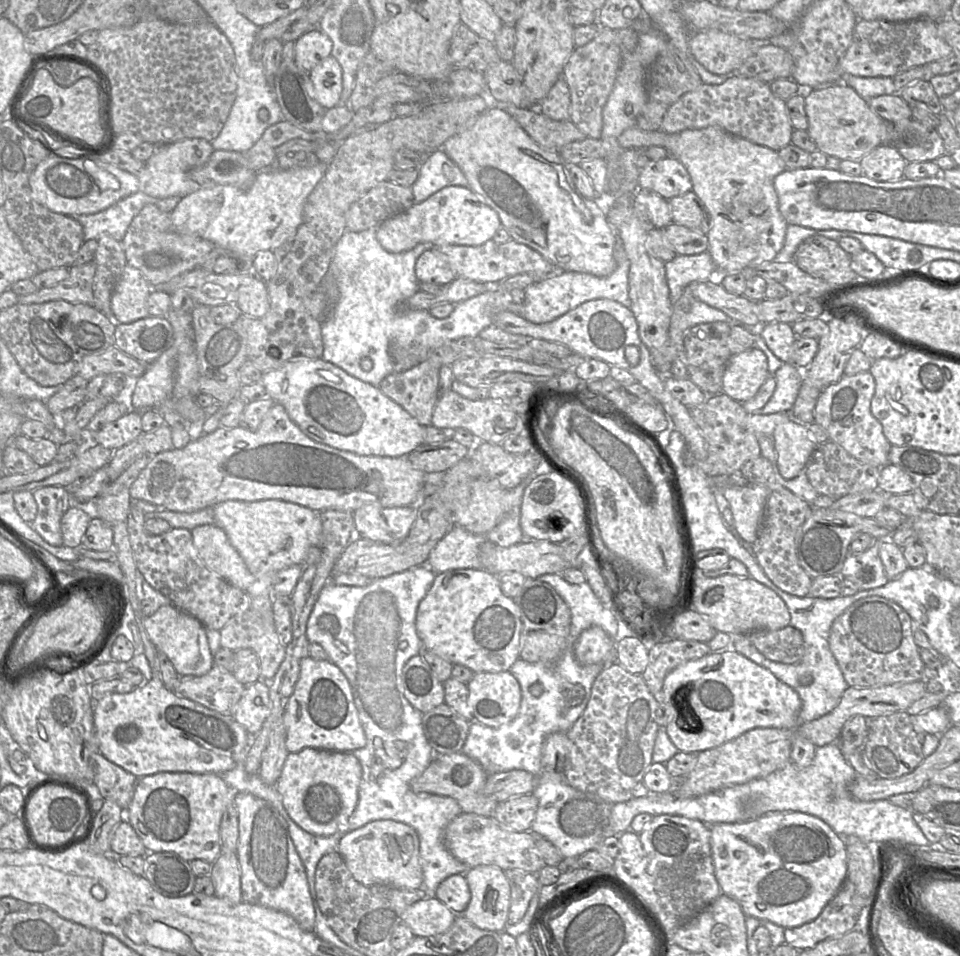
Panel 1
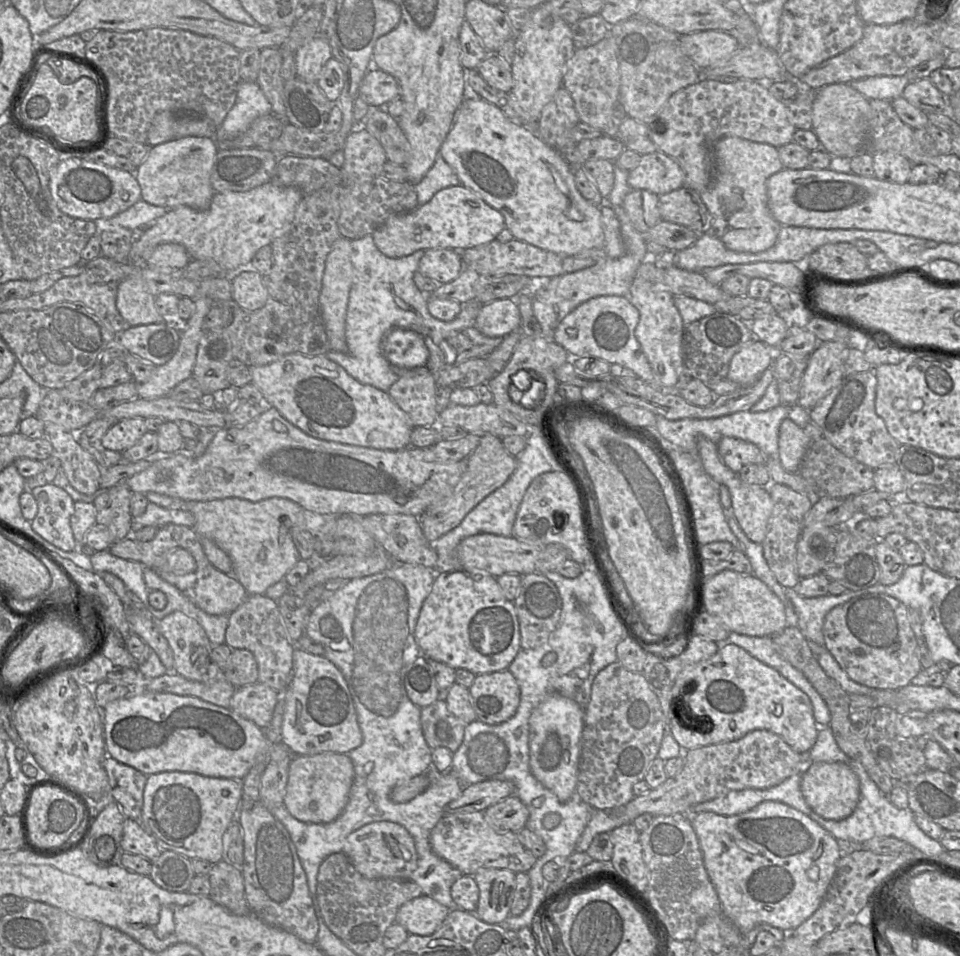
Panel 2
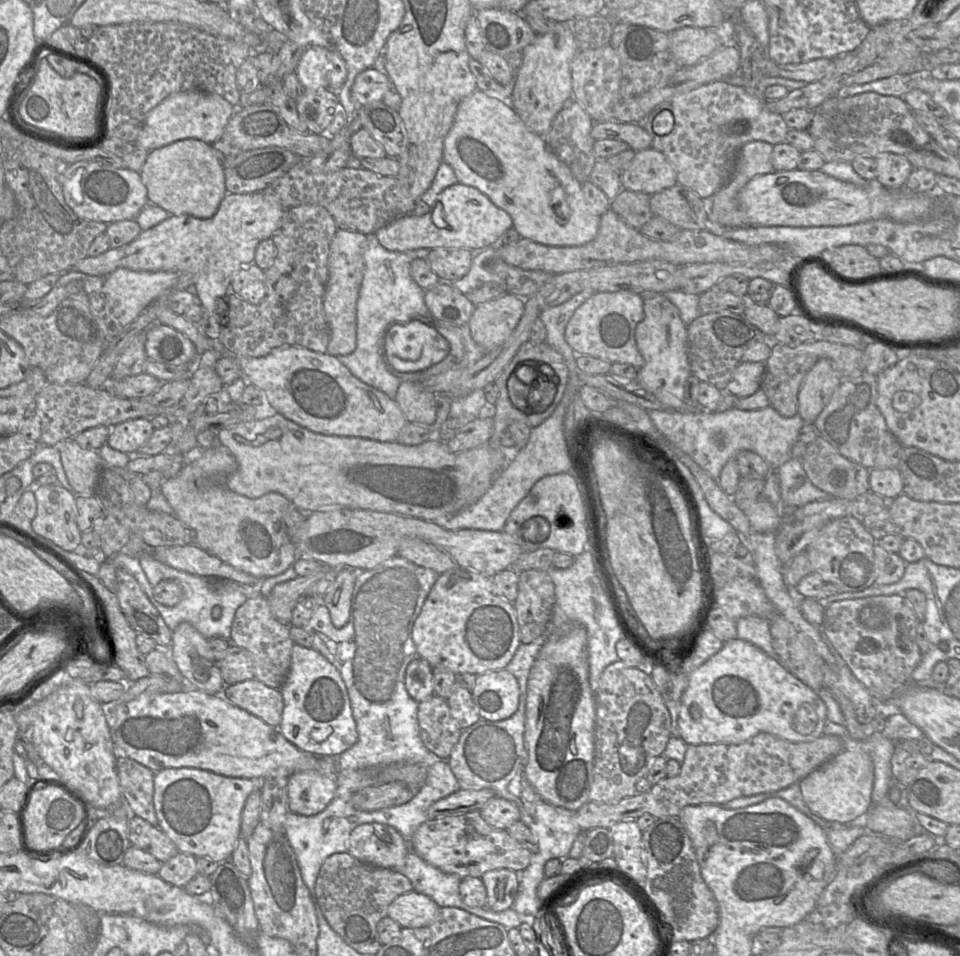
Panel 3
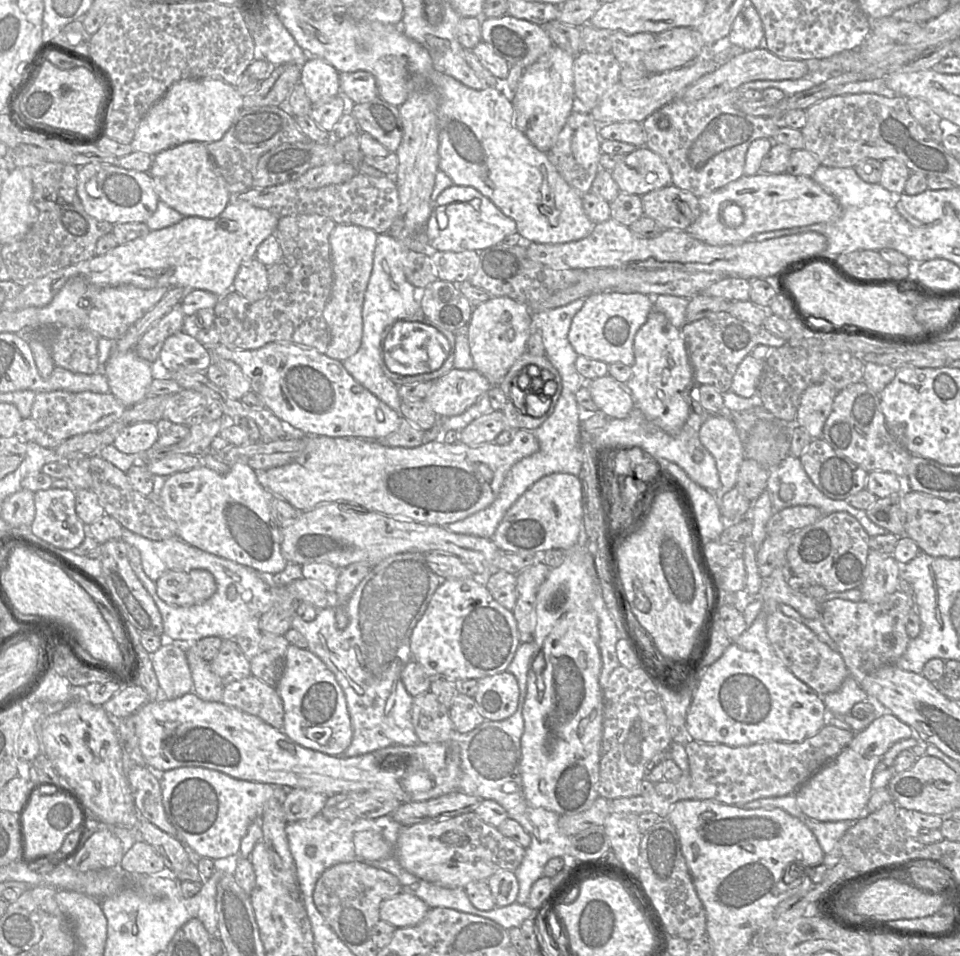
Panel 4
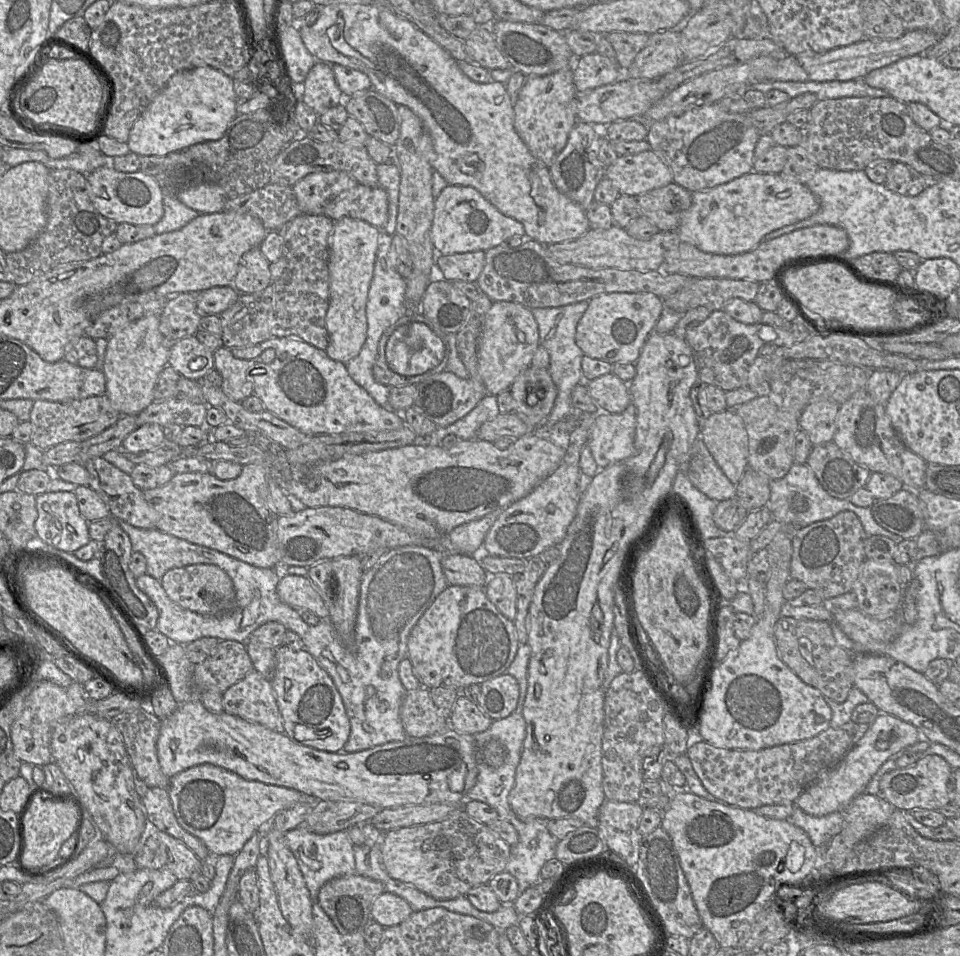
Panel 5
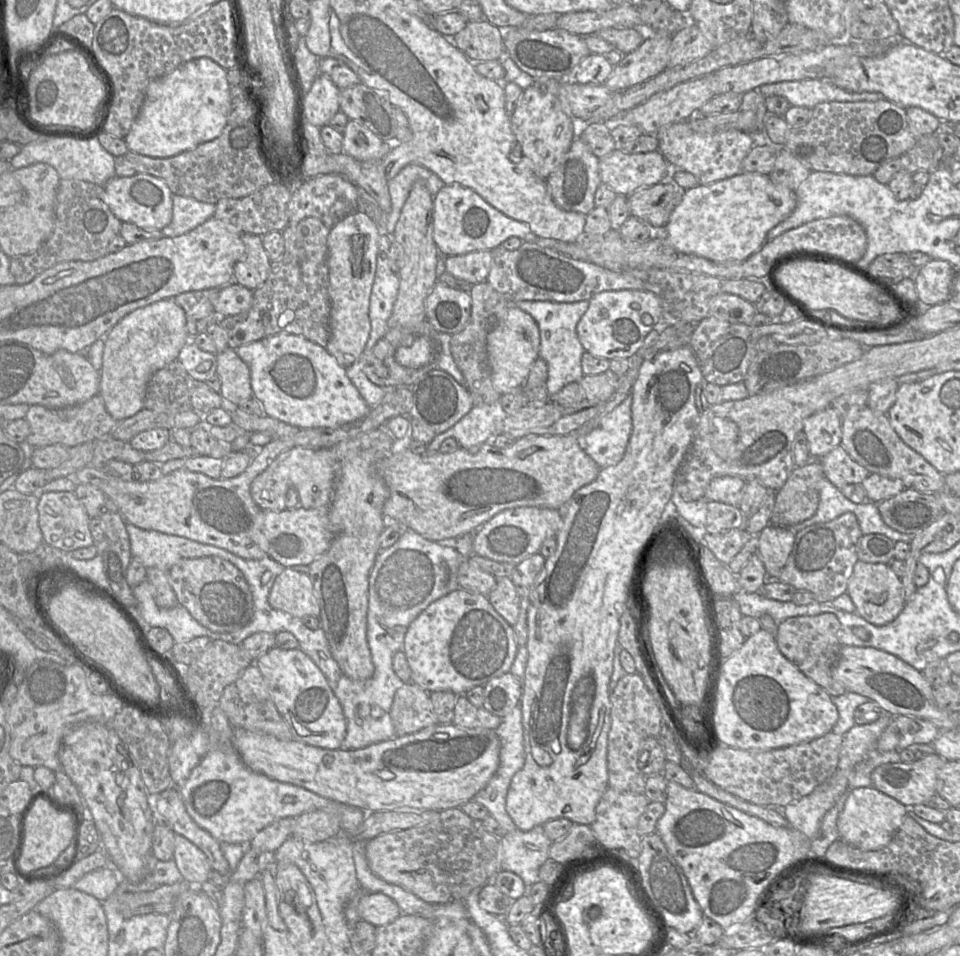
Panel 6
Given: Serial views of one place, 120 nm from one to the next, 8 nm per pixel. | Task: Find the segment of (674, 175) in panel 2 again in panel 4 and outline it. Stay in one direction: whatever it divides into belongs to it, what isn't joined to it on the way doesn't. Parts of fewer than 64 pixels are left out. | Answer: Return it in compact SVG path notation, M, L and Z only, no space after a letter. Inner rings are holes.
M645 146L625 155L610 172L620 192L626 194L643 196L672 184L668 165Z

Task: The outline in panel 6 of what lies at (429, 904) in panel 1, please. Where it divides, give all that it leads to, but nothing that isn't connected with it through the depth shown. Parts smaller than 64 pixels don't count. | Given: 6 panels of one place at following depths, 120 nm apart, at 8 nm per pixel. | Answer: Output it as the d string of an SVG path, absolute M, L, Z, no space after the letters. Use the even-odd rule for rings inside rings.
M380 892L365 893L360 899L358 913L362 921L375 927L388 925L402 914L397 903Z

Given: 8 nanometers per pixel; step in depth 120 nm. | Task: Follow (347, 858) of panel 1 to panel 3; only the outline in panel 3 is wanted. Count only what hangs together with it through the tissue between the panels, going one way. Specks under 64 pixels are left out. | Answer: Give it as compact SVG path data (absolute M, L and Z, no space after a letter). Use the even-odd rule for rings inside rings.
M366 823L351 831L347 853L362 863L401 869L410 850L408 842L392 826Z

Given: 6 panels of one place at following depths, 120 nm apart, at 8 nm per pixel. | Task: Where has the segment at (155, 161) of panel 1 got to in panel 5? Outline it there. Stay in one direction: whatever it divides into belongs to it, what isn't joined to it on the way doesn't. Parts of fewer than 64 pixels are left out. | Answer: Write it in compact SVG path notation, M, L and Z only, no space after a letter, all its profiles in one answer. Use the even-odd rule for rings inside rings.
M201 183L179 191L176 198L200 214L216 213L224 209L227 194L215 183Z

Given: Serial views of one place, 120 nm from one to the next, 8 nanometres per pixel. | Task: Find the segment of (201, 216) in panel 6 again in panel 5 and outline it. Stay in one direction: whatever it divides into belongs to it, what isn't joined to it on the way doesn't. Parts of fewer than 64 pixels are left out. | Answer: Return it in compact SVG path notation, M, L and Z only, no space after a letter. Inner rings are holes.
M164 192L163 208L163 217L153 225L156 234L178 230L200 215L198 211L180 202L176 194L165 194Z

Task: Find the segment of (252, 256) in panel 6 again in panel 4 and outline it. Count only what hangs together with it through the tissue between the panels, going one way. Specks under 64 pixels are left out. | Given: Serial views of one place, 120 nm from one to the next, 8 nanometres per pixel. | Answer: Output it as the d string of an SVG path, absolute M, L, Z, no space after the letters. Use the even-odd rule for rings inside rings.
M255 257L243 264L235 276L232 290L249 301L261 300L268 290L267 266Z

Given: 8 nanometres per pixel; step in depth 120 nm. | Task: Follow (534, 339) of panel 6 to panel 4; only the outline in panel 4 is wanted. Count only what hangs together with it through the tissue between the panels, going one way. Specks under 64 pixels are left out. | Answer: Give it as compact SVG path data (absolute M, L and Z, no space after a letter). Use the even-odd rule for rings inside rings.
M491 297L474 307L466 326L474 369L481 373L491 386L498 386L515 361L526 352L527 341L533 330L531 311L508 297Z

